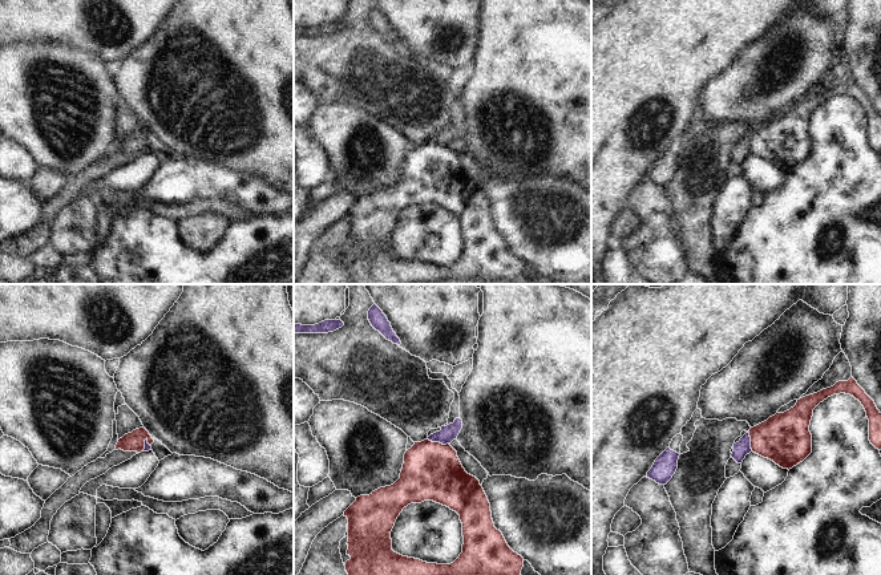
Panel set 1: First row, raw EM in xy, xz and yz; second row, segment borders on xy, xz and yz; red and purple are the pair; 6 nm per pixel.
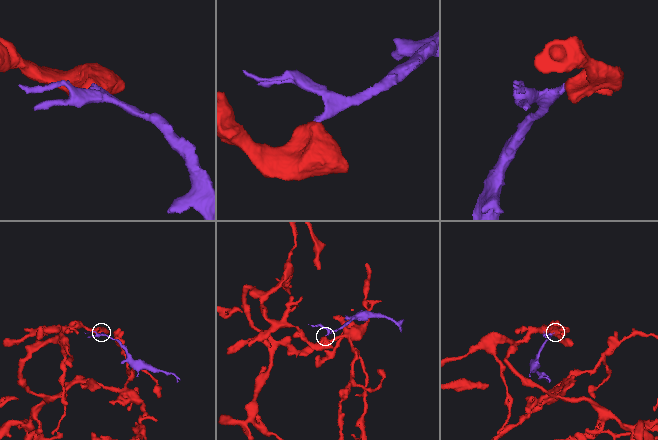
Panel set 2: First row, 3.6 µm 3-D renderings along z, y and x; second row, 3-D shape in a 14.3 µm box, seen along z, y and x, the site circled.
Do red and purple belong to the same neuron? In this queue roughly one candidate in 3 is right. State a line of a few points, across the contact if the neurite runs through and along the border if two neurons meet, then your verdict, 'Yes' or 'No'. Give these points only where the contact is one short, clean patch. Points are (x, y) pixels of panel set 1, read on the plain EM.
Line: xz (428, 141), (448, 146). No

